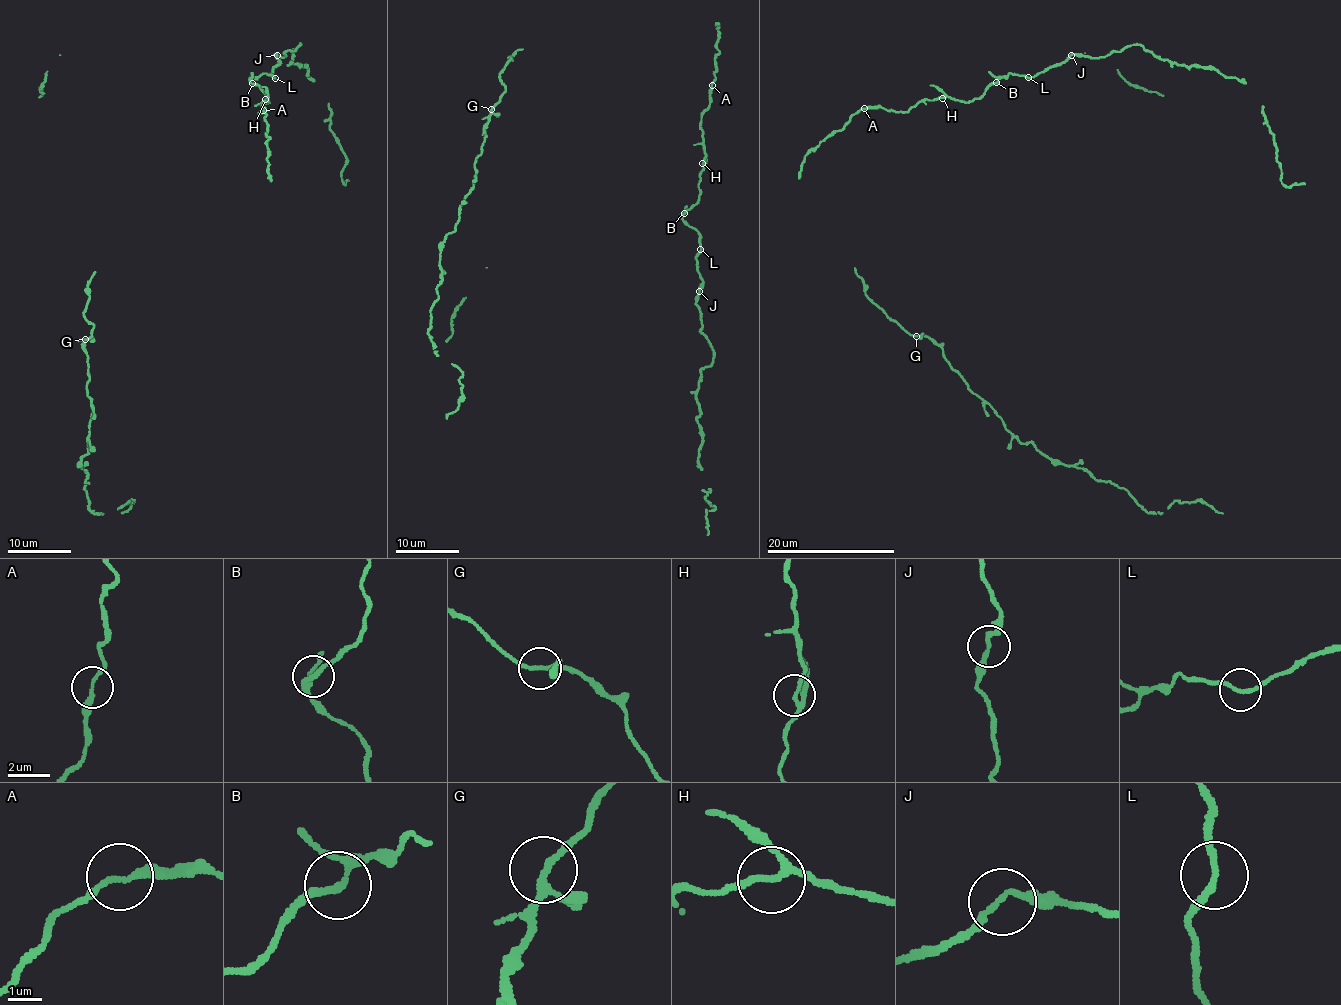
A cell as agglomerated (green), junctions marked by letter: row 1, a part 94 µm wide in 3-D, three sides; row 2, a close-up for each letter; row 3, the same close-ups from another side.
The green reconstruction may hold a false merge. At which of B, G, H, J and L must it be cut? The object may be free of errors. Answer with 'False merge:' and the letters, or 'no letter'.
False merge: no letter

